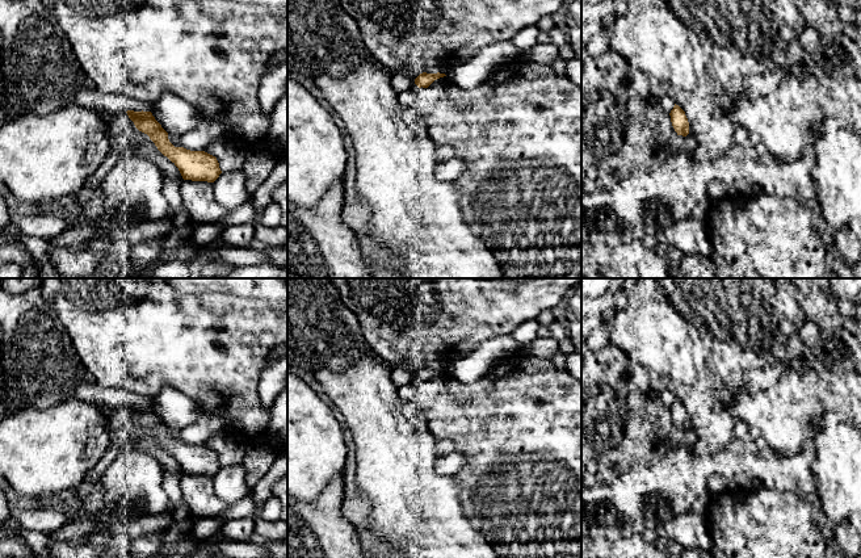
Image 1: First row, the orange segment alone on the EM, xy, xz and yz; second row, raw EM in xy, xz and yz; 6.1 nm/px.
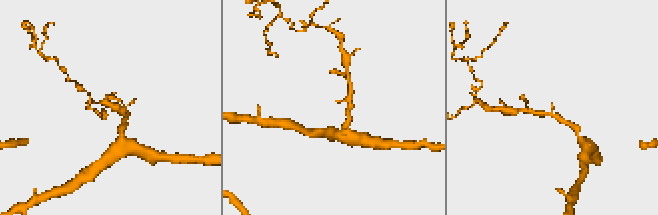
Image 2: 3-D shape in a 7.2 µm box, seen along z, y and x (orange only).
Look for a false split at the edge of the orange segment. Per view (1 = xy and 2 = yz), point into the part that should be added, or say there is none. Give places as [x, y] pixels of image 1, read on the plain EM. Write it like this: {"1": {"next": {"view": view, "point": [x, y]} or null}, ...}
{"1": {"next": {"view": "xy", "point": [40, 365]}}, "2": {"next": {"view": "yz", "point": [667, 397]}}}

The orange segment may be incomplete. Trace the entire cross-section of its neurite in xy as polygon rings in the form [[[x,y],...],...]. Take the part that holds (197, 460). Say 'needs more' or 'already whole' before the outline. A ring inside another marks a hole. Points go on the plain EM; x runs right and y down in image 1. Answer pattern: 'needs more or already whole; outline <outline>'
needs more; outline [[[0,288],[0,324],[3,327],[0,370],[4,378],[0,398],[8,415],[25,407],[45,410],[72,399],[97,407],[126,406],[135,421],[147,428],[158,444],[178,462],[184,474],[214,477],[222,467],[215,450],[205,445],[175,441],[152,407],[143,404],[142,397],[122,389],[100,386],[81,362],[55,307],[42,295],[39,288],[22,294],[10,294]]]

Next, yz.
needs more; outline [[[669,391],[660,393],[660,397],[665,406],[669,407],[672,420],[677,429],[686,431],[689,428],[689,416],[685,410],[685,406]]]

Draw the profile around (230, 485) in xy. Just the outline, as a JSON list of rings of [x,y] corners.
[[[242,463],[222,466],[213,477],[214,491],[228,505],[243,500],[249,494]]]

